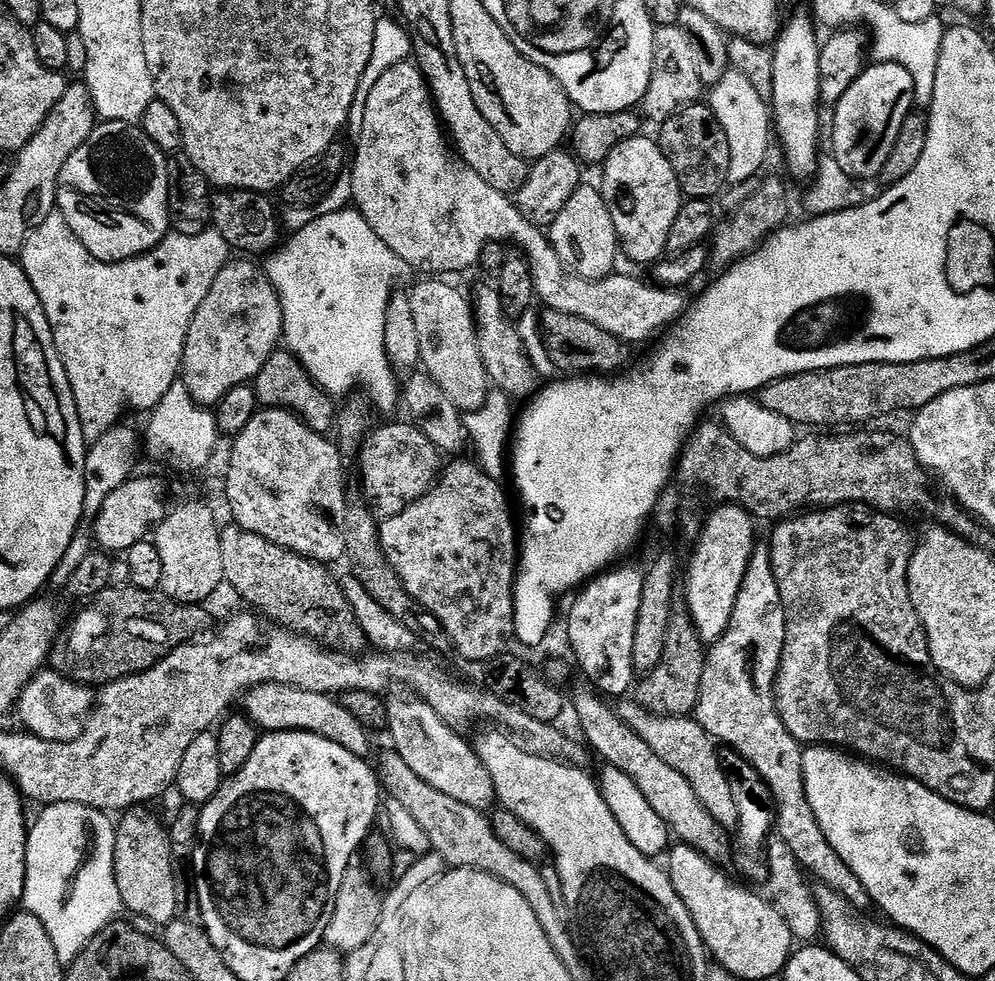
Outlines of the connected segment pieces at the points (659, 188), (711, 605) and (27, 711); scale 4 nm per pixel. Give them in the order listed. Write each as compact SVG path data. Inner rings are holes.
M637 134L617 145L602 164L602 184L607 199L614 205L619 239L622 241L628 236L622 244L632 244L632 248L636 248L636 256L652 256L659 261L661 258L656 252L665 255L671 227L679 216L682 197L676 168L668 161L669 153L651 144L650 137ZM644 148L648 148L649 158L656 160L653 164L644 164Z
M736 502L719 507L720 514L708 516L699 537L700 545L692 556L692 565L688 568L688 603L693 622L699 628L703 639L717 641L732 623L732 611L739 596L736 584L728 580L728 572L716 572L716 568L740 568L740 576L746 580L750 576L752 547L756 544L756 528L748 517L746 509Z
M44 668L37 672L25 686L16 703L16 712L20 714L21 725L44 741L71 741L81 734L81 728L95 706L96 694L86 685L50 669Z

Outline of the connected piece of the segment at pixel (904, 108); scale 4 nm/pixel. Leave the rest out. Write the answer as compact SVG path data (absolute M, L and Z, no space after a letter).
M876 62L866 67L834 108L837 112L836 132L840 135L834 141L835 147L847 153L847 157L851 159L850 169L859 177L876 178L881 175L887 160L894 153L895 144L903 132L905 121L910 116L908 111L912 108L912 100L908 97L908 91L912 88L912 76L902 65L888 63L892 62Z

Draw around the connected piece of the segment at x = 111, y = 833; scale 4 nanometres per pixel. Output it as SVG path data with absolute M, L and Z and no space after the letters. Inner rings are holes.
M60 801L39 810L40 817L28 828L22 904L48 925L61 957L71 962L124 908L115 880L116 829L99 808L77 801Z

